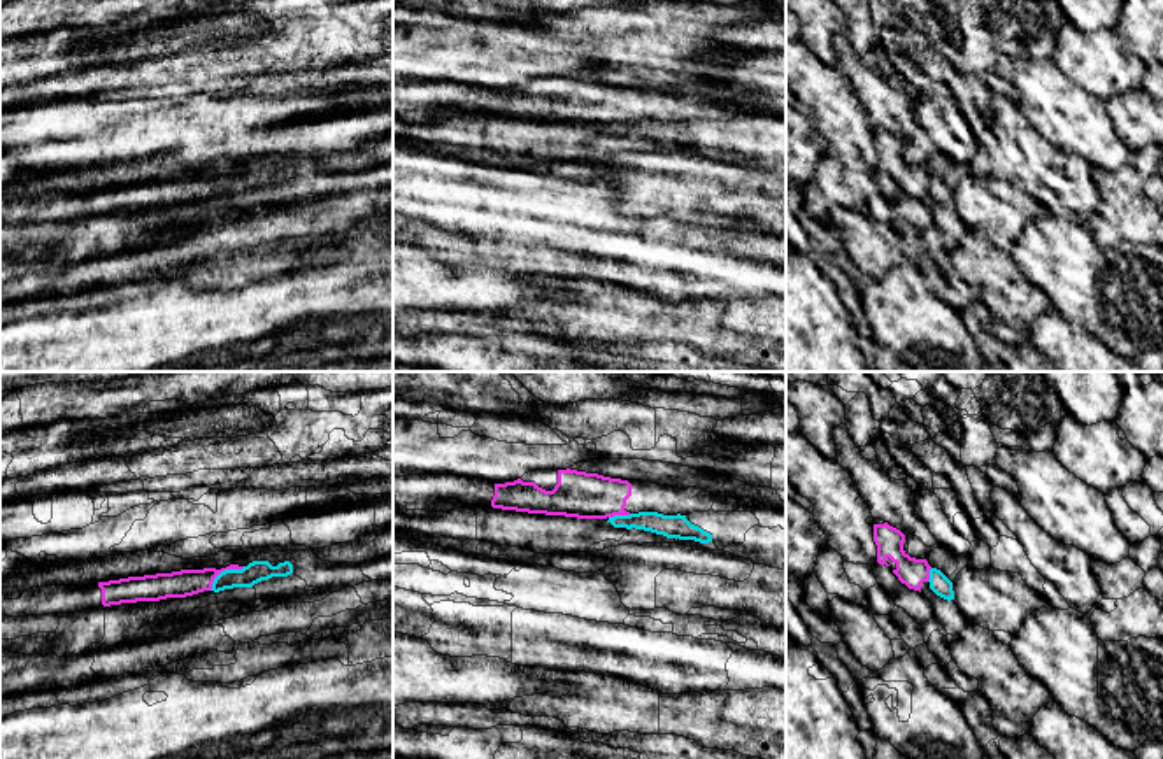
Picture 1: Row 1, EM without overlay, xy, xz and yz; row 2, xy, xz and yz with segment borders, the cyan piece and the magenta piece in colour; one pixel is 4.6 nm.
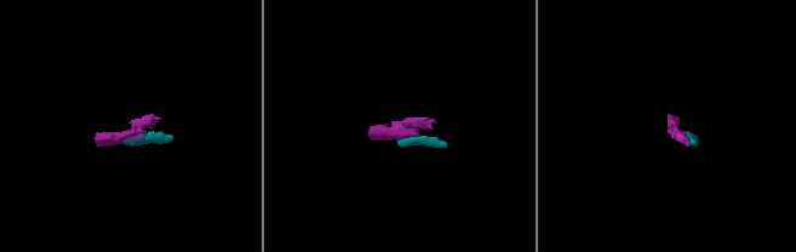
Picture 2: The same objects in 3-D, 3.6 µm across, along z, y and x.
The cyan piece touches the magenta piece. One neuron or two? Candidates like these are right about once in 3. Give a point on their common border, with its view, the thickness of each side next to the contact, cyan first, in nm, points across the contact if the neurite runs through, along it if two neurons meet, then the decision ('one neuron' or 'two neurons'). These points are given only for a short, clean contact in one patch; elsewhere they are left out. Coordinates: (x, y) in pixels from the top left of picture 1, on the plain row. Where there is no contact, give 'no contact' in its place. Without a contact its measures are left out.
contact xy (225, 177); calibres 100 and 130 nm; border xy (244, 174), (223, 177), (209, 197); two neurons

